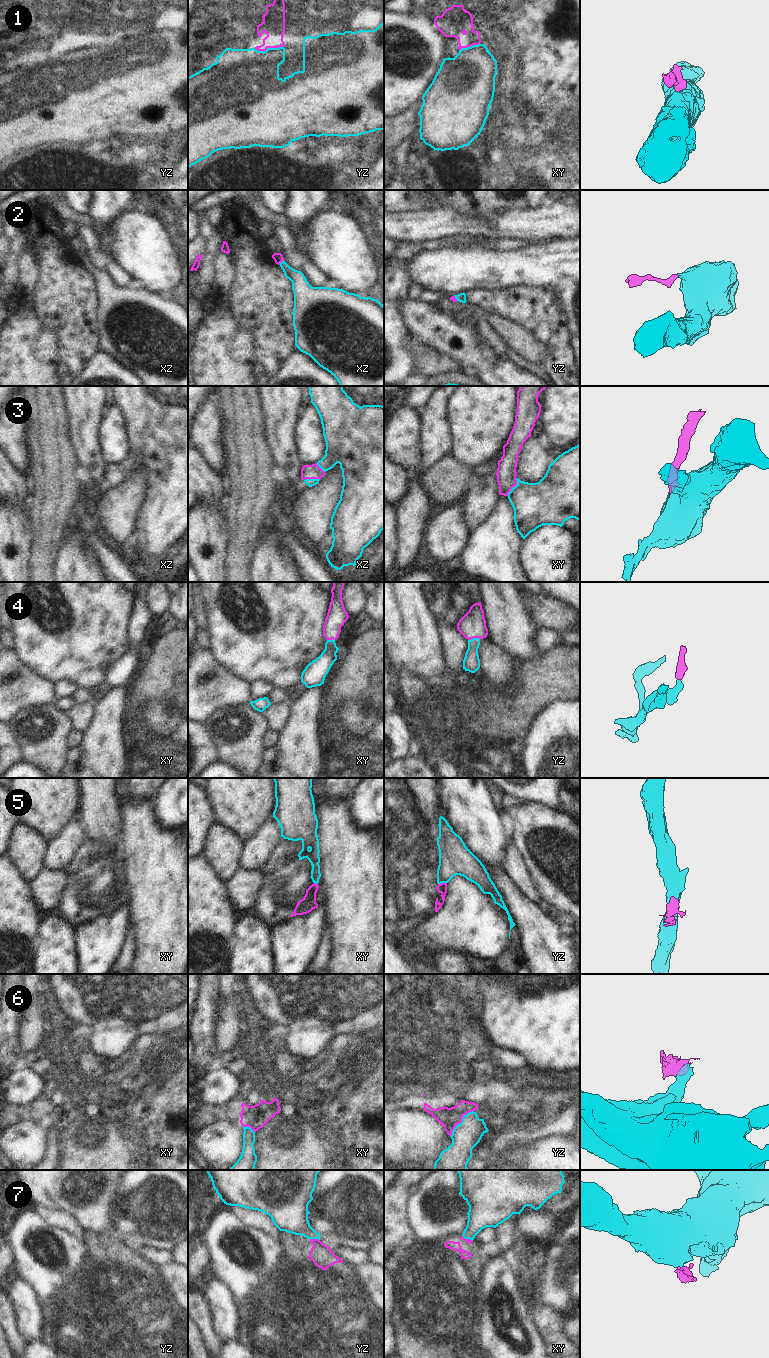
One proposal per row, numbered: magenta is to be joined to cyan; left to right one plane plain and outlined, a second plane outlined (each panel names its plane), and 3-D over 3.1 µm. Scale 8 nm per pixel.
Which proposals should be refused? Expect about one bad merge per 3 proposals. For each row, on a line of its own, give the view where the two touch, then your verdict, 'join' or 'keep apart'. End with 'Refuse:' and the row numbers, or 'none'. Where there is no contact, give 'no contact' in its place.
1: meets cyan in yz; keep apart
2: meets cyan in xz; join
3: meets cyan in xy; join
4: meets cyan in yz; join
5: meets cyan in yz; keep apart
6: meets cyan in yz; keep apart
7: meets cyan in yz; keep apart
Refuse: 1, 5, 6, 7

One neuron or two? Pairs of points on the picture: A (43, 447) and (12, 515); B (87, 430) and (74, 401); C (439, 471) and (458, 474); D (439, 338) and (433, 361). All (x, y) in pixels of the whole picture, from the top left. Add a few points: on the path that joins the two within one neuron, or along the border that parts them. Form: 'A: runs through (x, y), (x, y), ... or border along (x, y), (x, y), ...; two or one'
A: border along (26, 504), (26, 513), (32, 527); two
B: runs through (85, 423), (84, 411), (81, 408); one
C: runs through (444, 474), (453, 474); one
D: border along (414, 342), (429, 345), (451, 356), (457, 362); two

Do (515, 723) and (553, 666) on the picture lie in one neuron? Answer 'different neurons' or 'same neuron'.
same neuron

